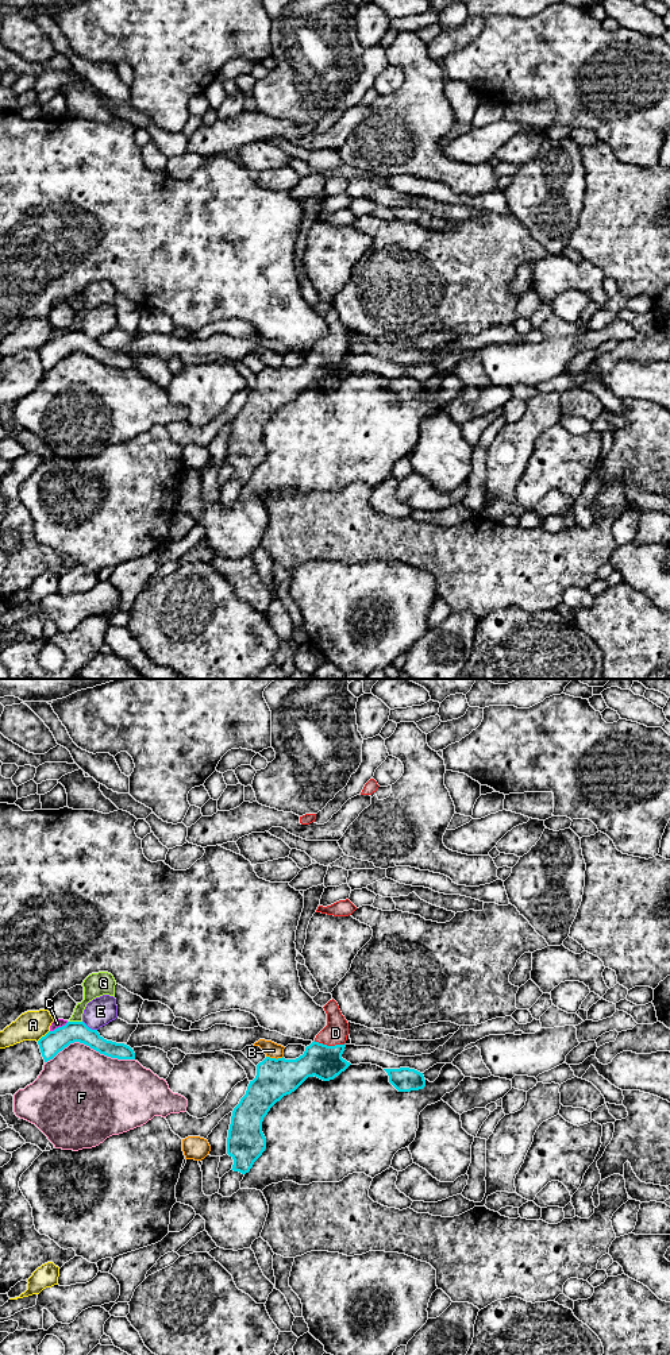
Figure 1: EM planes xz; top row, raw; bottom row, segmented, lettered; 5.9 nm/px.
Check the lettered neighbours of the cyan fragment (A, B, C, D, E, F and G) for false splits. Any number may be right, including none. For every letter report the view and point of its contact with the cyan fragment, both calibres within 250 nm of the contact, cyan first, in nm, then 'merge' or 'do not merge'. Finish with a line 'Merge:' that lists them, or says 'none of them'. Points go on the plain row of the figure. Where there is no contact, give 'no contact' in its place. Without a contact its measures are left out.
A: xz (42, 346) | 140/180 nm | do not merge
B: xz (274, 367) | 220/90 nm | do not merge
C: xz (58, 336) | 140/50 nm | do not merge
D: xz (330, 355) | 200/140 nm | merge
E: xz (88, 336) | 140/170 nm | do not merge
F: xz (89, 355) | 140/460 nm | do not merge
G: xz (76, 331) | 140/140 nm | do not merge
Merge: D

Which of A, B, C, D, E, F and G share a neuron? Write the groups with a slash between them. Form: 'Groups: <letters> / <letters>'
Groups: A / B / C / D / E / F / G

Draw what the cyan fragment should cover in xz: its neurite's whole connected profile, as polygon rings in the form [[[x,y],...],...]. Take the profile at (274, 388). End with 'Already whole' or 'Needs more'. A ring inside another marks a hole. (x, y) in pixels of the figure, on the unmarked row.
[[[332,308],[324,316],[327,335],[296,368],[266,366],[257,374],[257,385],[234,417],[227,447],[232,478],[246,483],[266,458],[262,431],[270,417],[294,401],[308,386],[334,389],[351,372],[342,367],[349,332]]]. Needs more

